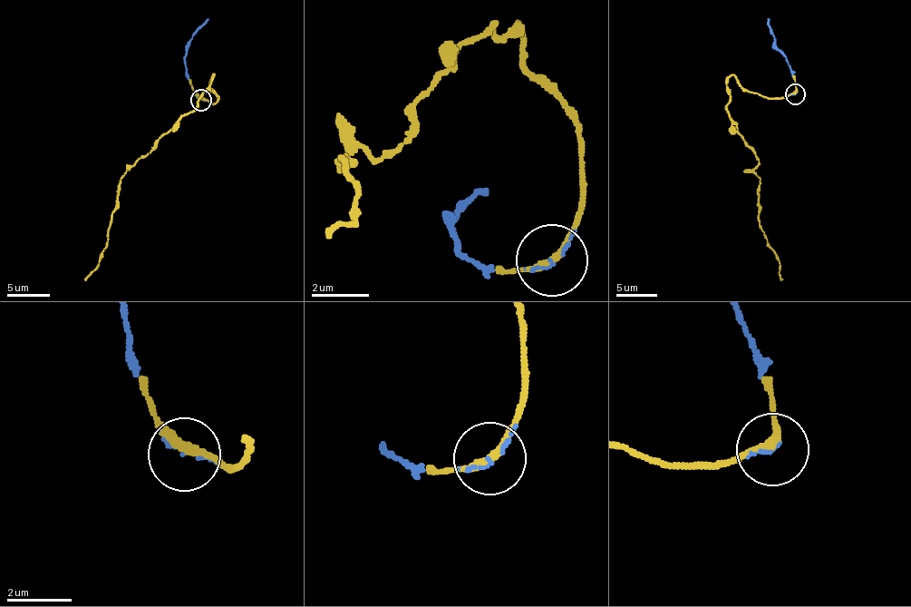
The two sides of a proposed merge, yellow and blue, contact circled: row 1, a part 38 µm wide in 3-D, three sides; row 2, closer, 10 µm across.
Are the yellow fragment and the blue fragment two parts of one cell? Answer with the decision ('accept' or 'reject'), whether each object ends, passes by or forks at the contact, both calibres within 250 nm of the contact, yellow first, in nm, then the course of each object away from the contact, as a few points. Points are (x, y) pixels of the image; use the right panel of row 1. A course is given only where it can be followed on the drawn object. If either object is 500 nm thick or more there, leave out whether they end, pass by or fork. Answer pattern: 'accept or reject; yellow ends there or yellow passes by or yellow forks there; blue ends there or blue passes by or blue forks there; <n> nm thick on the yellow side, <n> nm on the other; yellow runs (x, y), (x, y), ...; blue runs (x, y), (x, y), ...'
accept; yellow passes by; blue ends there; 240 nm thick on the yellow side, 110 nm on the other; yellow runs (796, 93), (763, 98), (733, 76), (726, 84), (726, 108), (759, 161), (759, 226), (782, 279); blue runs (796, 93), (785, 56), (776, 45), (768, 19)

